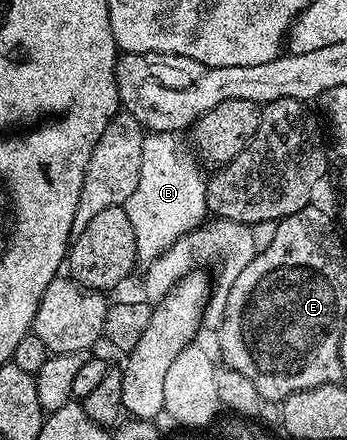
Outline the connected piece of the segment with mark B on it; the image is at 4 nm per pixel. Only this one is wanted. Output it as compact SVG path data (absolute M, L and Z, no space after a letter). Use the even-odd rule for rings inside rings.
M150 132L142 138L142 161L140 162L140 182L132 190L132 198L124 205L128 218L132 221L132 231L136 233L136 254L139 261L149 262L158 257L184 234L207 223L206 206L207 173L202 173L203 165L197 155L182 145L181 135L172 132Z

